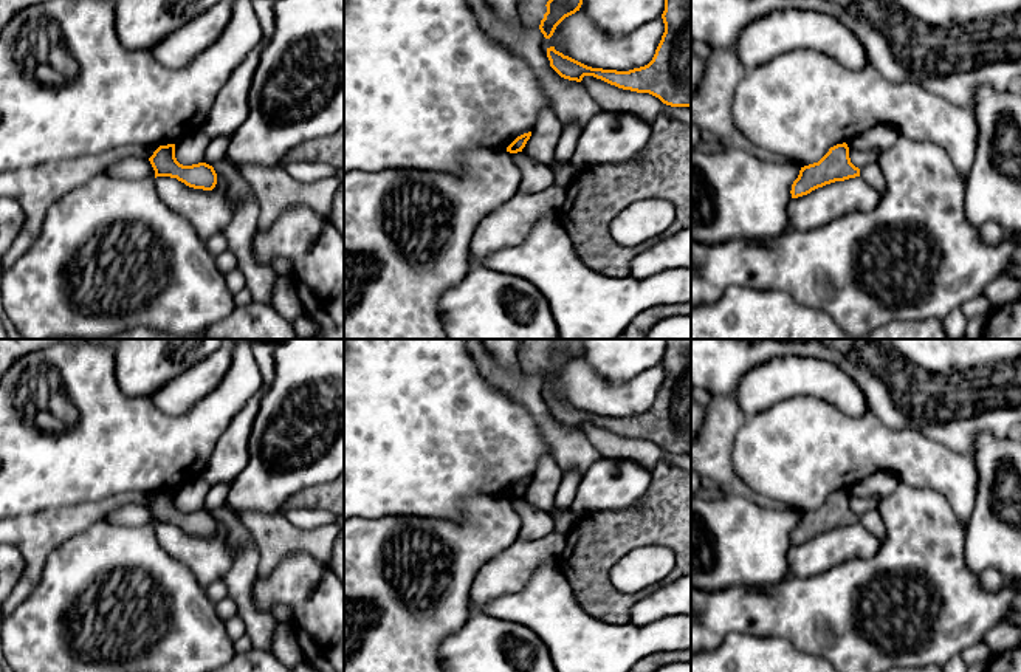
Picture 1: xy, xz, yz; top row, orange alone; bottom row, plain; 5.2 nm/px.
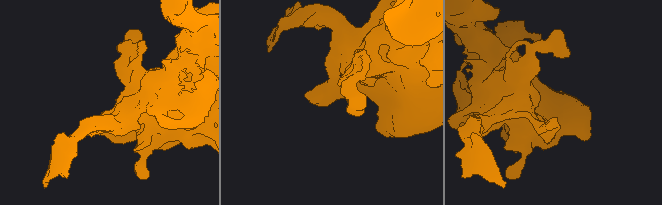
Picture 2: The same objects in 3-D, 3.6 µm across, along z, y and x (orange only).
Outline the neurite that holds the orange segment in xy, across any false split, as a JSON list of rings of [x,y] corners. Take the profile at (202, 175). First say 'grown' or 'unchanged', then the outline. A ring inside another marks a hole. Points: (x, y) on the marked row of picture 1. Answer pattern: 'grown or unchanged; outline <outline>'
unchanged; outline [[[175,144],[160,146],[149,158],[156,177],[170,177],[194,189],[212,190],[217,173],[212,166],[198,163],[183,166],[175,158]]]

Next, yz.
unchanged; outline [[[837,144],[818,163],[801,167],[790,194],[792,198],[798,198],[826,184],[855,177],[860,177],[860,169],[851,163],[847,144]]]

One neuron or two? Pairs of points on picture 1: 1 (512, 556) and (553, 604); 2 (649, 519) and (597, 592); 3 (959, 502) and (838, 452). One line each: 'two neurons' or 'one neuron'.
1: two neurons
2: one neuron
3: one neuron

